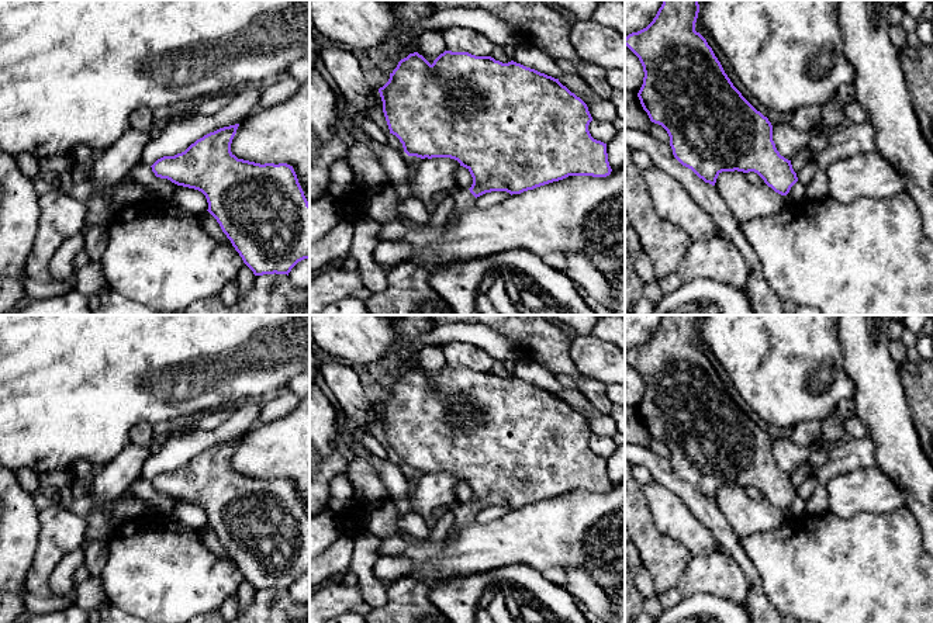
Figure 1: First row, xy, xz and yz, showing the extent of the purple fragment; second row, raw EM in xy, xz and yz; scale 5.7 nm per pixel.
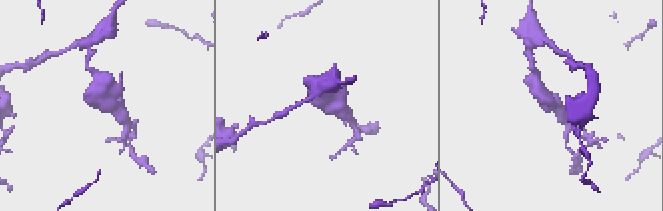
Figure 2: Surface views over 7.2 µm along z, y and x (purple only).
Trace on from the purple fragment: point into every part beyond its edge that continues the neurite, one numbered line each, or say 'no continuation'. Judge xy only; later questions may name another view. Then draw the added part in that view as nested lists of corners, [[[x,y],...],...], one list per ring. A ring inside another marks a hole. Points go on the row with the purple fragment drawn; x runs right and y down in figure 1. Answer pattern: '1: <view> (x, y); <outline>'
no continuation

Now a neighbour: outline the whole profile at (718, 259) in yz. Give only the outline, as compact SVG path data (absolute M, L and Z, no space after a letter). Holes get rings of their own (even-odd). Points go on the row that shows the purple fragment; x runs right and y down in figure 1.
M716 235L708 240L692 240L678 267L656 281L663 295L667 295L697 278L715 280L747 290L747 263L730 240Z

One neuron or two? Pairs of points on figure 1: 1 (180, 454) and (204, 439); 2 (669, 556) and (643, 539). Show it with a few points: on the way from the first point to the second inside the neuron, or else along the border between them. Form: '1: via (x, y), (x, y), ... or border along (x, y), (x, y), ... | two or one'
1: via (186, 449), (199, 440) | one
2: via (663, 556), (649, 542) | one

